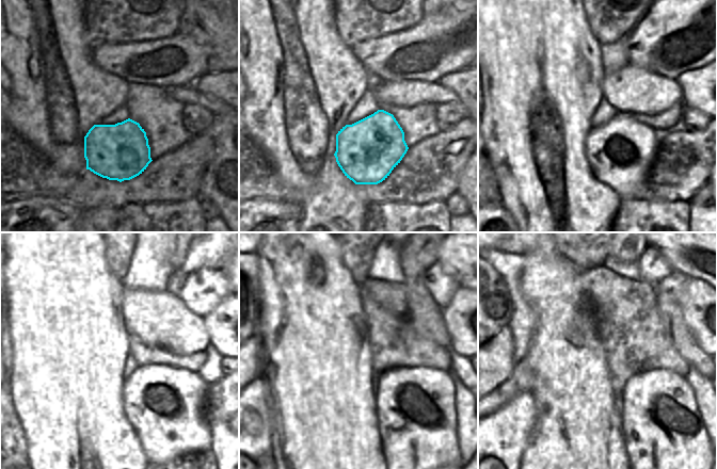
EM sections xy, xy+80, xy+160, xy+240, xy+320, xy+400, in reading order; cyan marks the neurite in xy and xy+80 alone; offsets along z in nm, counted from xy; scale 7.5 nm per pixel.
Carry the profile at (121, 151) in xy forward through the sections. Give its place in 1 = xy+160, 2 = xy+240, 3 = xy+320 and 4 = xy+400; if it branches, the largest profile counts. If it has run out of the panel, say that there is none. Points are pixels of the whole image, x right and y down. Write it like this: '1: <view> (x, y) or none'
1: xy+160 (620, 154)
2: xy+240 (164, 405)
3: xy+320 (415, 410)
4: xy+400 (668, 449)

